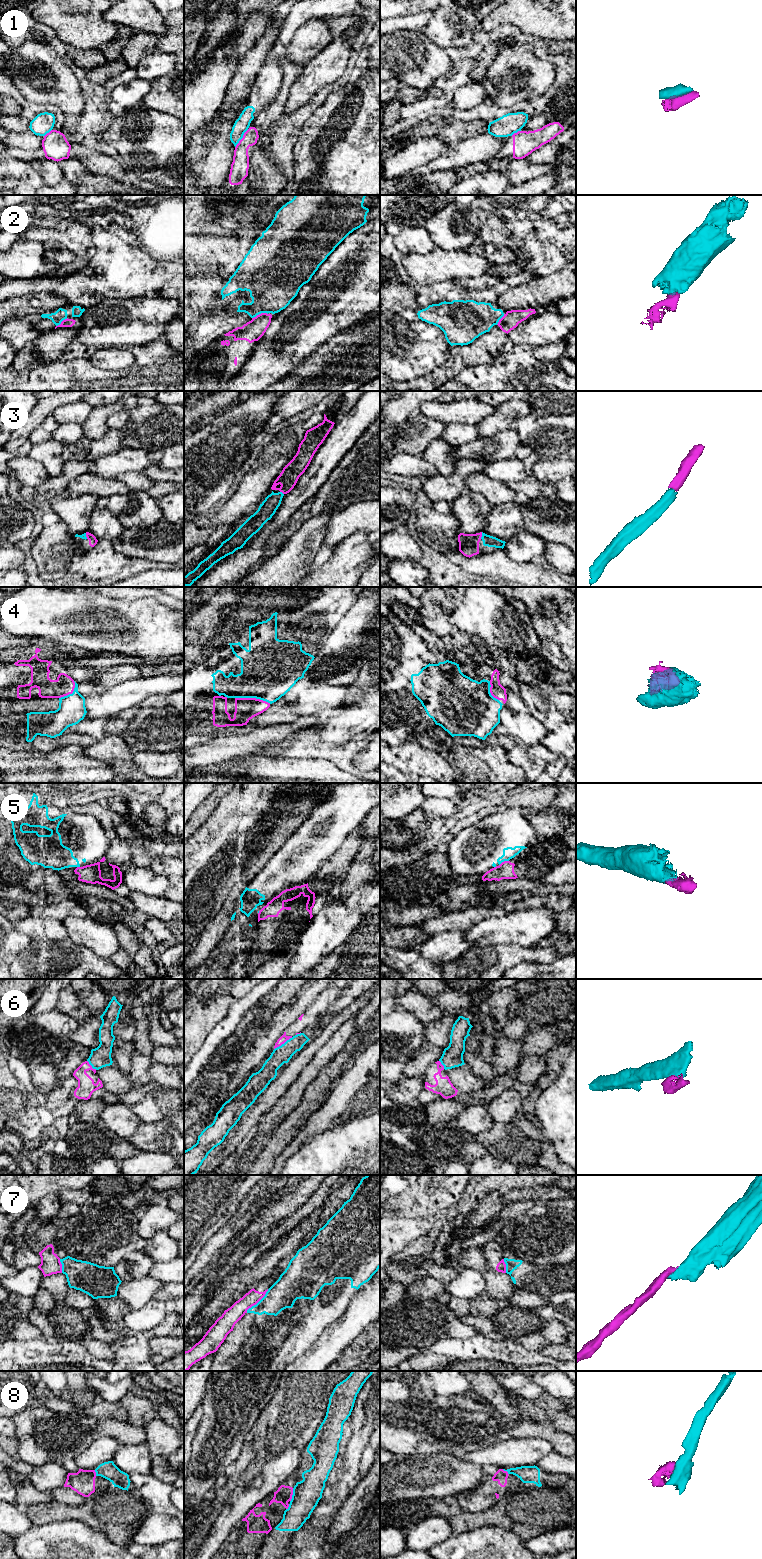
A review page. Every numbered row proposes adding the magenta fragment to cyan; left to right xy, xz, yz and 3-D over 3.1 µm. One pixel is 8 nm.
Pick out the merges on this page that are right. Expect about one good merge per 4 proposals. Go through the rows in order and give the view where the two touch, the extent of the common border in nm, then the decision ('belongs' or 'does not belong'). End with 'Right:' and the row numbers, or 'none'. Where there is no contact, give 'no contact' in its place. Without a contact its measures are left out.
1: xz | 190 nm | does not belong
2: xz | 130 nm | does not belong
3: yz | 60 nm | belongs
4: xz | 300 nm | belongs
5: yz | 90 nm | does not belong
6: xz | 180 nm | does not belong
7: xz | 260 nm | does not belong
8: xz | 110 nm | does not belong
Right: 3, 4

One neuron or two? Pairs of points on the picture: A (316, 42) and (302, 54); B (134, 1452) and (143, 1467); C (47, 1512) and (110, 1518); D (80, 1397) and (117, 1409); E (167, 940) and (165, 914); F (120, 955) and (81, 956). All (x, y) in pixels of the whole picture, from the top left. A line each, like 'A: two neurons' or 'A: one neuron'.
A: one neuron
B: one neuron
C: one neuron
D: one neuron
E: two neurons
F: two neurons

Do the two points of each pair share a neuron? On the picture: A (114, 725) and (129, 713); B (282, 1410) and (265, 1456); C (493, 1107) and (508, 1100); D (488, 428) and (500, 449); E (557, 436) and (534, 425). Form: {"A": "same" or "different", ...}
{"A": "same", "B": "same", "C": "same", "D": "different", "E": "same"}

